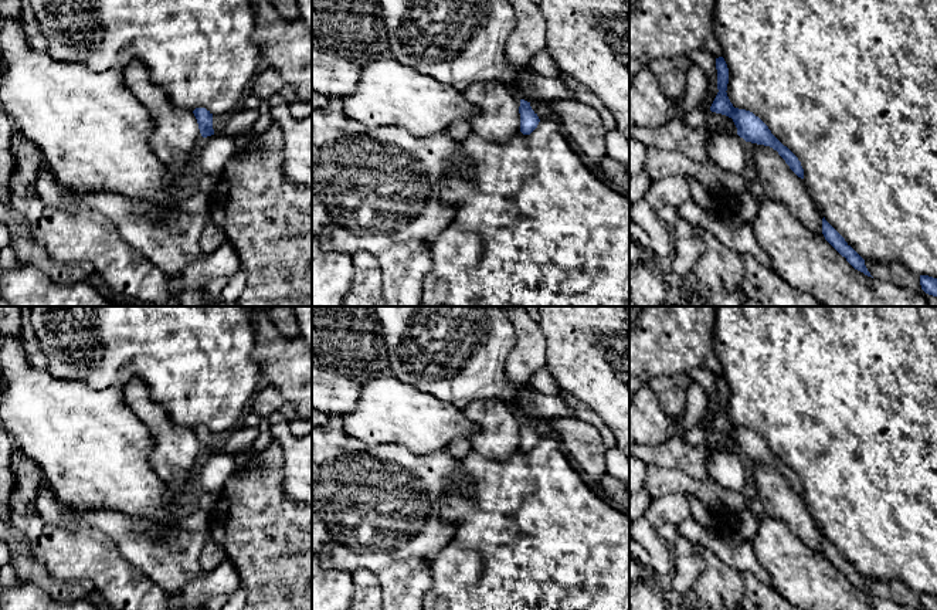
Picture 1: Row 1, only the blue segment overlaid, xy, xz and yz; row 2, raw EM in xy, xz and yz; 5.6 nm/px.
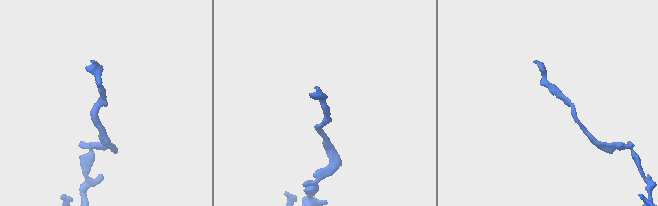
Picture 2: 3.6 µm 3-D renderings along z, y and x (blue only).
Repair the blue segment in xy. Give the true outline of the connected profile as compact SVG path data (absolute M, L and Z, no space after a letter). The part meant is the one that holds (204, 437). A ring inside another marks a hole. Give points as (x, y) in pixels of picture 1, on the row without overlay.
M196 426L193 428L197 441L198 441L198 447L203 455L211 454L214 453L214 447L213 447L213 431L210 428L207 428L206 426Z

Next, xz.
M520 417L519 431L520 431L520 450L523 453L530 453L540 440L537 431L532 427L530 420L524 417Z

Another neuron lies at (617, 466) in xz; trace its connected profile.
M608 448L605 453L607 474L629 482L629 460L617 448Z

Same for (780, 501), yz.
M747 460L747 464L750 482L756 488L765 516L784 522L811 550L822 552L824 532L809 514L804 498L773 465L751 460Z

